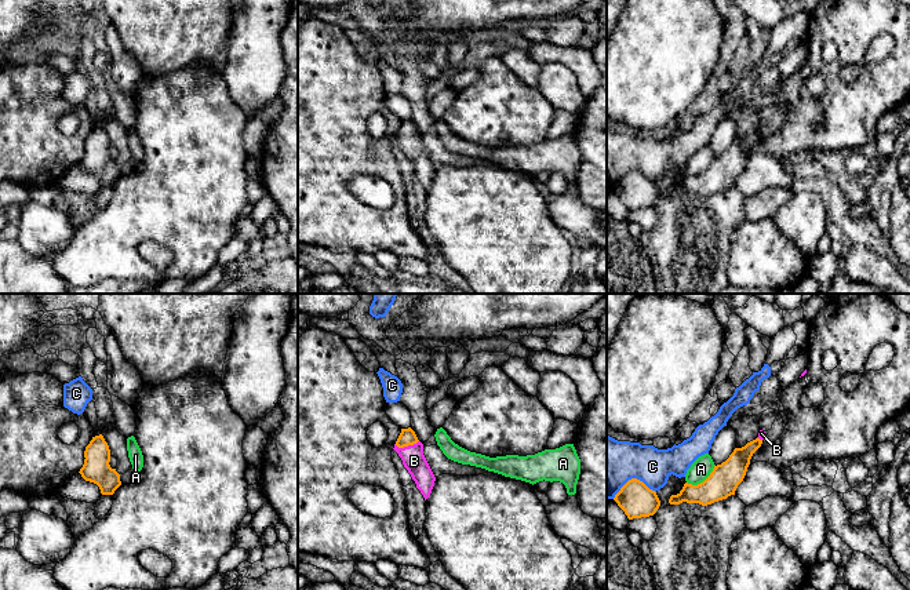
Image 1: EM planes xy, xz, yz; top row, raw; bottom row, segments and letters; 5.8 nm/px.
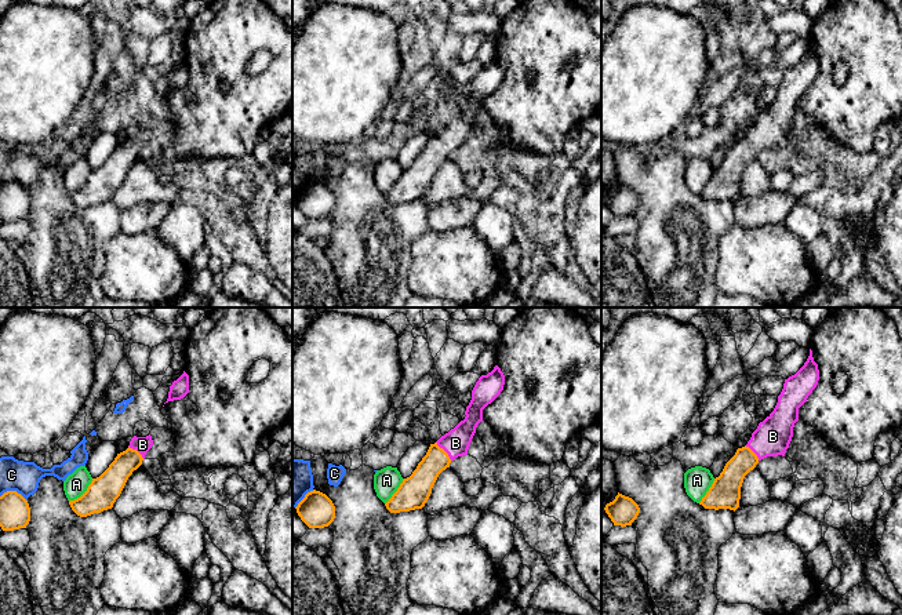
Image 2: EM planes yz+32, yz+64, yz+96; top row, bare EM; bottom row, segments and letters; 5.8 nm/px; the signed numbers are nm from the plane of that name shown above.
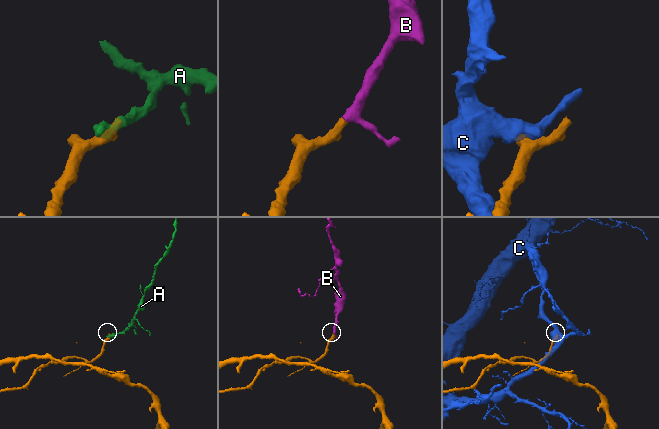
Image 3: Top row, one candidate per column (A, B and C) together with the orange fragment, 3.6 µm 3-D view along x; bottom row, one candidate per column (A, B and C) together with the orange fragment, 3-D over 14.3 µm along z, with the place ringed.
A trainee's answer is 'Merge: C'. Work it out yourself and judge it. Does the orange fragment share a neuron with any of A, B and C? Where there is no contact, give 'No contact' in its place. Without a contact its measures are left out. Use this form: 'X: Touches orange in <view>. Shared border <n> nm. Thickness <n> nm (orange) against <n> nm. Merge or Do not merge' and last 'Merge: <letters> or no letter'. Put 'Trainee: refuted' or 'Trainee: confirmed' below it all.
A: Touches orange in yz. Shared border 200 nm. Thickness 180 nm (orange) against 120 nm. Do not merge
B: Touches orange in xz. Shared border 150 nm. Thickness 100 nm (orange) against 140 nm. Merge
C: Touches orange in yz. Shared border 260 nm. Thickness 200 nm (orange) against 300 nm. Do not merge
Merge: B
Trainee: refuted

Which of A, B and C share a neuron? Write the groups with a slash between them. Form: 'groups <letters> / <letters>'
groups A / B / C

